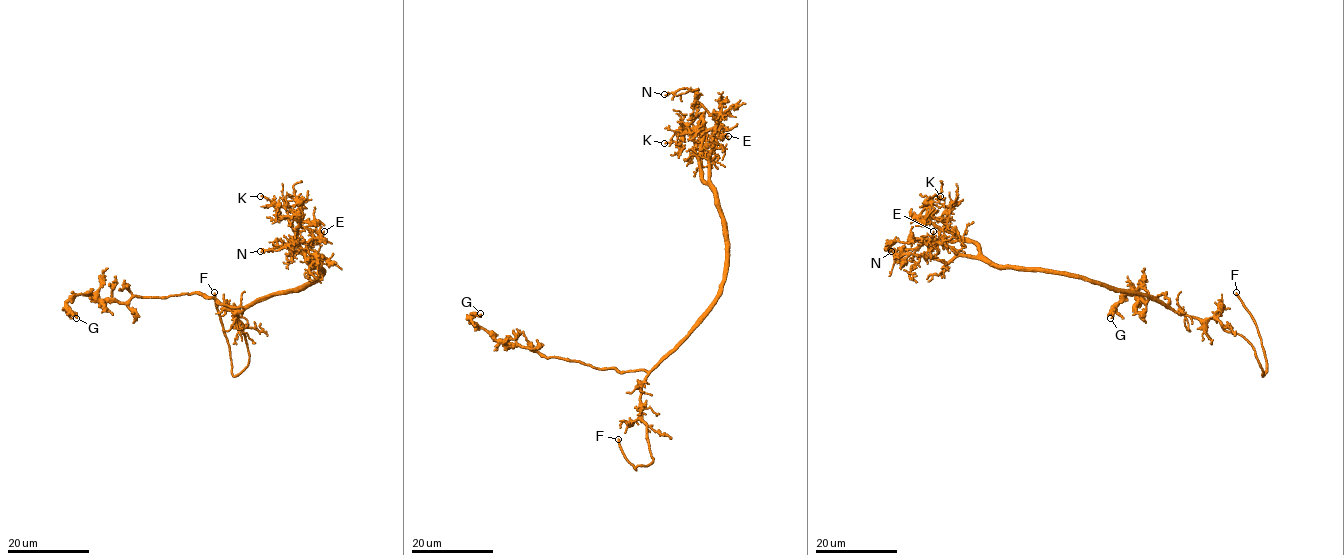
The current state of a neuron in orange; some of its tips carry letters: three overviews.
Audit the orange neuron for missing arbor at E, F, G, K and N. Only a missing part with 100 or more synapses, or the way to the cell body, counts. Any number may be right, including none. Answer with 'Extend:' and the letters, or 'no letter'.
Extend: F

